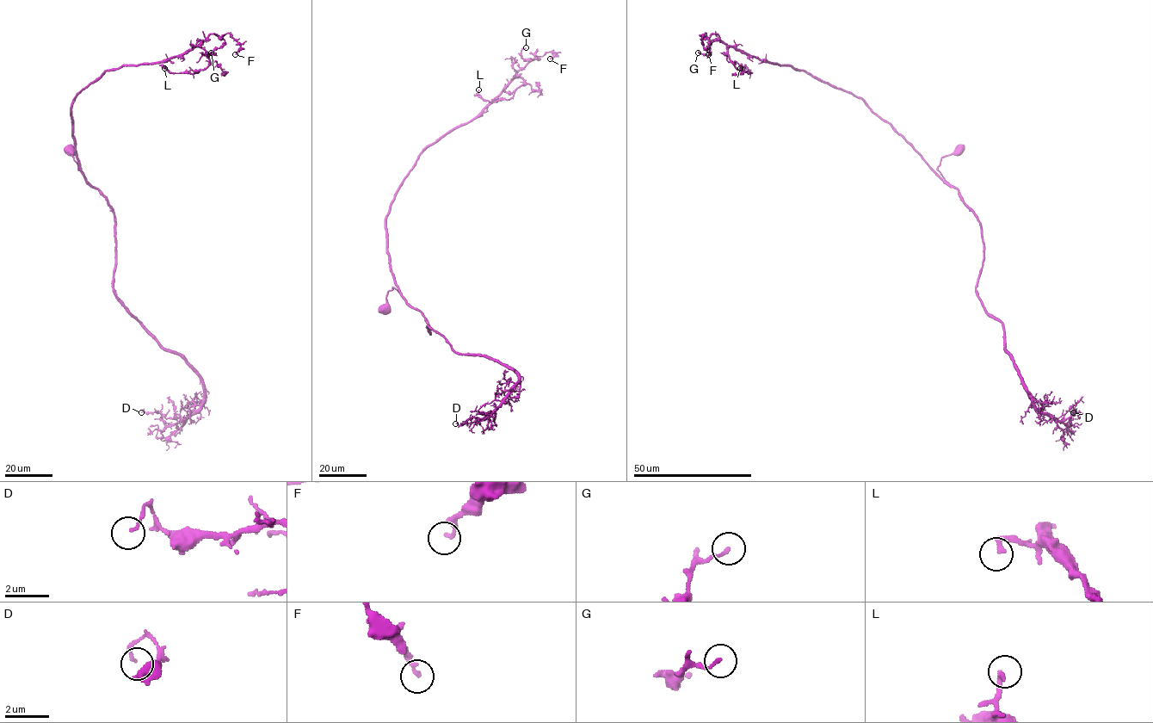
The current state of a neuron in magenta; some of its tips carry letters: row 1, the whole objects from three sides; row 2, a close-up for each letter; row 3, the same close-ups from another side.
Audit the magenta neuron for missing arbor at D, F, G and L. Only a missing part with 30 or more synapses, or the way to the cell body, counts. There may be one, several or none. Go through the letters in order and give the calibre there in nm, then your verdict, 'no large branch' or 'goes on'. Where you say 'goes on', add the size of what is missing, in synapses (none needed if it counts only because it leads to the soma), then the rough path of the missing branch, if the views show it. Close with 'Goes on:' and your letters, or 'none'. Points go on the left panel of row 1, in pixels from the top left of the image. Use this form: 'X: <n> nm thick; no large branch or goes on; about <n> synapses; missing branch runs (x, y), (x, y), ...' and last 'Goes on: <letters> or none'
D: 100 nm thick; no large branch
F: 200 nm thick; no large branch
G: 150 nm thick; no large branch
L: 240 nm thick; goes on; about 40 synapses
Goes on: L

